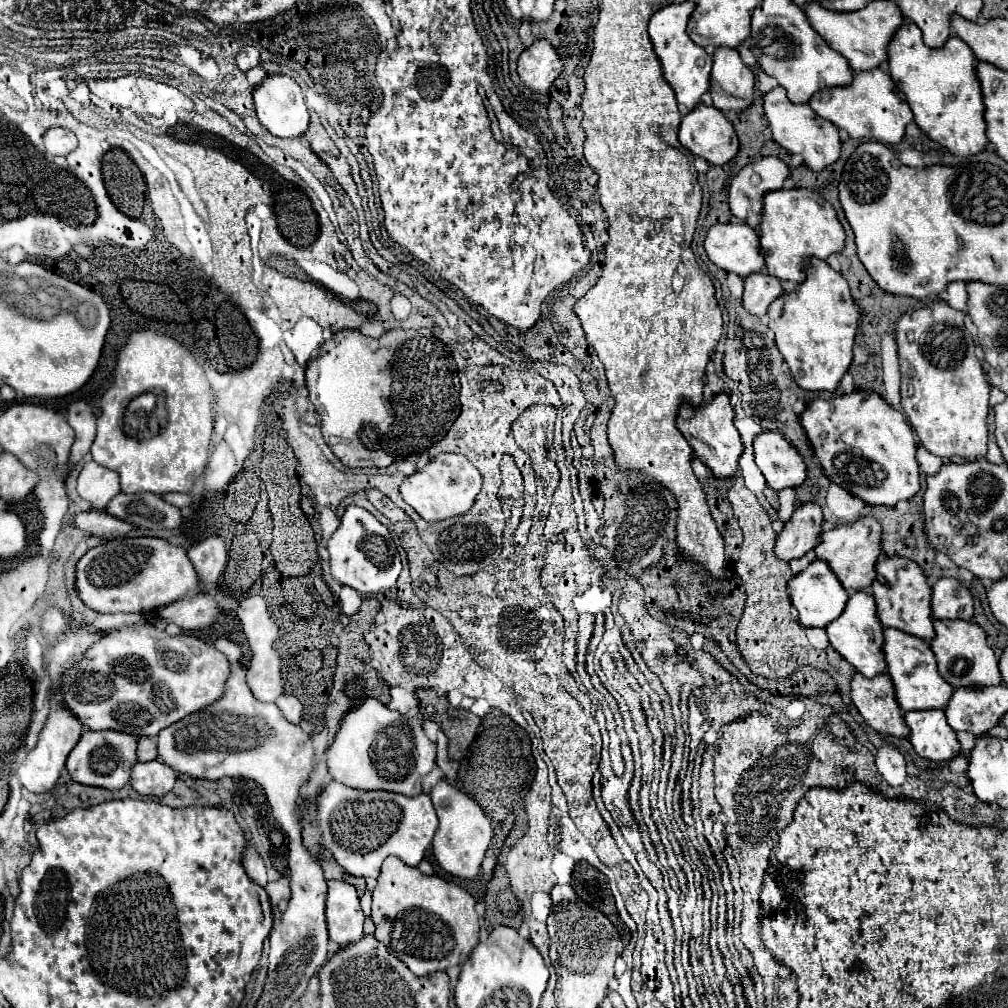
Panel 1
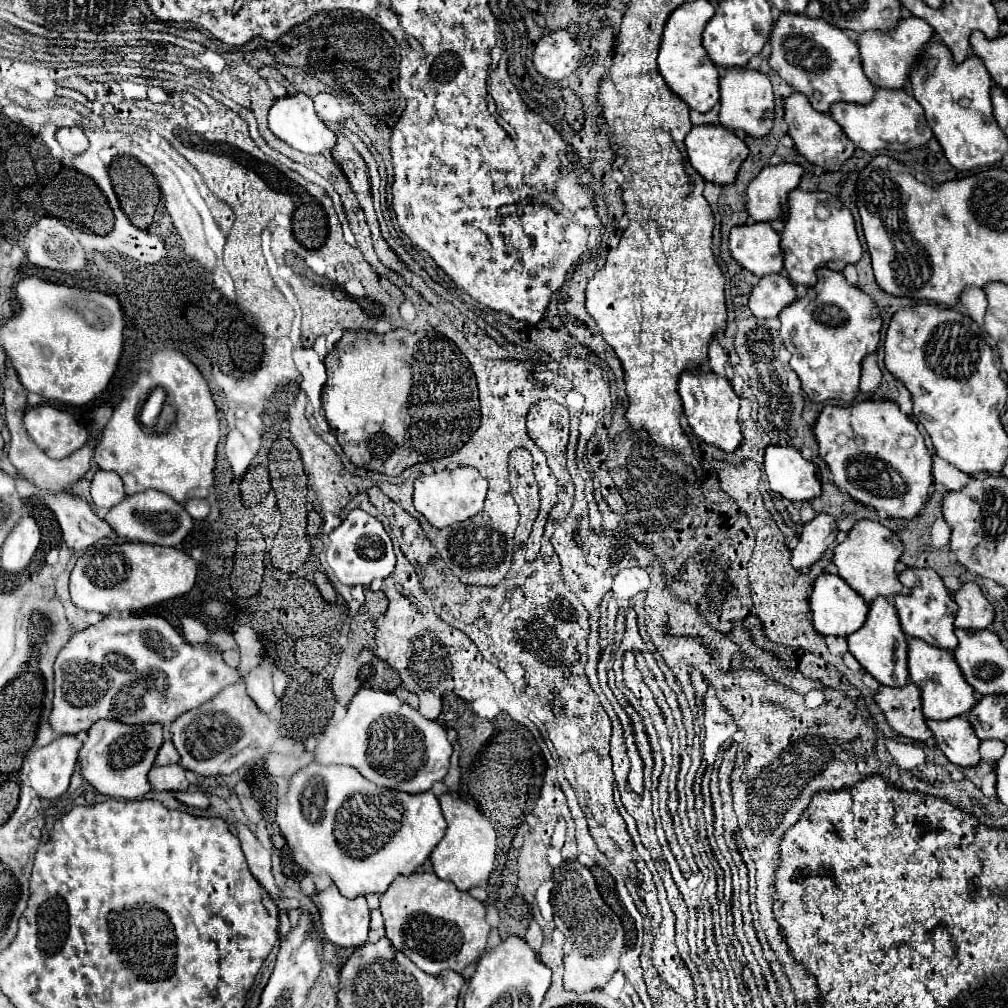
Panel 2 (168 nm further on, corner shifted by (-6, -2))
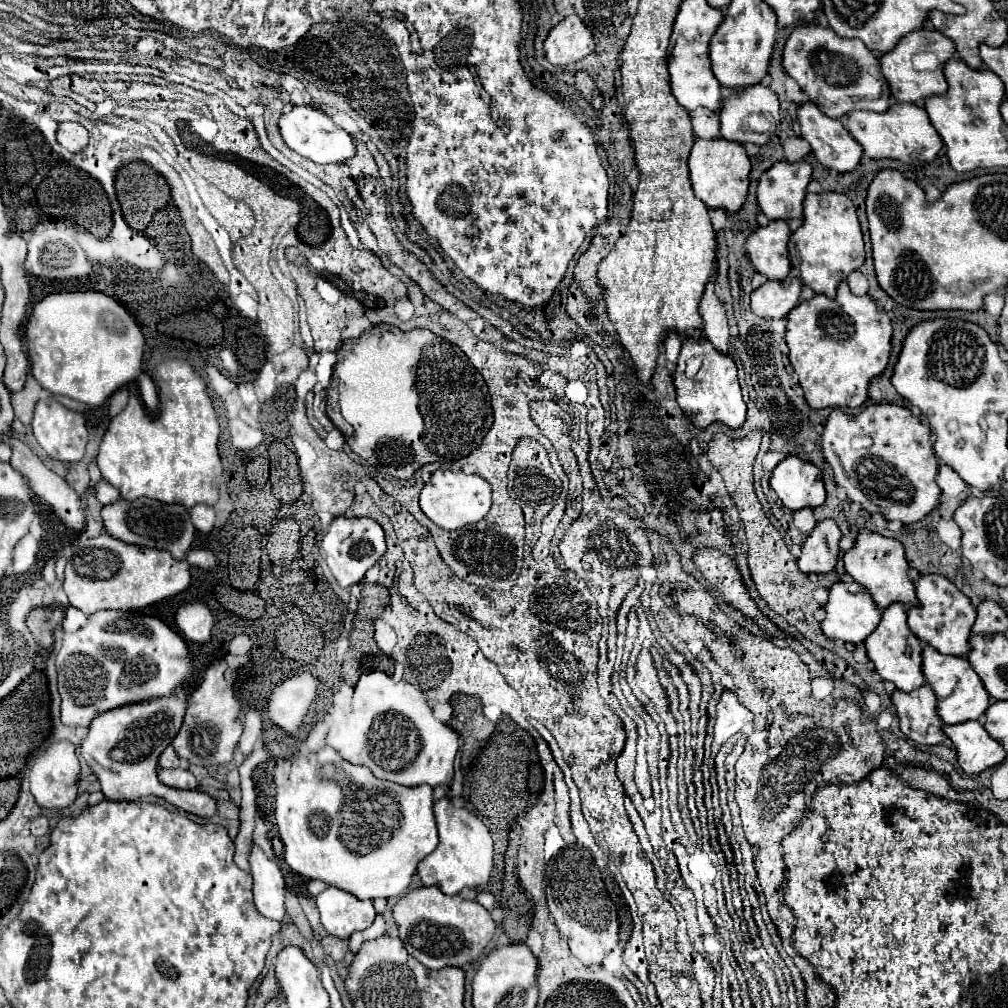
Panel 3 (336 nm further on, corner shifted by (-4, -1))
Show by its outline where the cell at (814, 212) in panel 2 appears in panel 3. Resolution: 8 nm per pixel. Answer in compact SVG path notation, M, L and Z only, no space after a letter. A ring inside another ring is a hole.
M836 192L806 194L804 224L792 234L790 244L798 250L798 256L790 256L790 260L792 266L800 272L802 284L828 298L836 296L838 284L844 282L850 272L858 270L866 258L864 236L860 230L856 208L846 194Z

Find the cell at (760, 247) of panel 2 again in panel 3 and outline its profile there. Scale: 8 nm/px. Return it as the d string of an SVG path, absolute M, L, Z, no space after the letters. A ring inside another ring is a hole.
M772 220L758 228L746 240L748 256L754 268L768 280L784 280L790 272L788 240L792 232L786 220Z

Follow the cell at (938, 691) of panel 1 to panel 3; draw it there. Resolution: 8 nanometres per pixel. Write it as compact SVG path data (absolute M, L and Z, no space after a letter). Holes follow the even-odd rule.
M926 646L922 652L922 672L938 696L938 716L944 724L960 724L968 720L980 720L984 716L986 708L990 706L990 694L966 658L944 656L936 648Z

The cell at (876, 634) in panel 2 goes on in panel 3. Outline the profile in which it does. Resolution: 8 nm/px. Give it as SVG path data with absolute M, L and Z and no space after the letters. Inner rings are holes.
M892 604L884 610L882 622L866 638L864 644L868 650L868 658L876 666L876 672L882 676L882 680L894 682L898 690L910 692L926 682L922 676L922 642L910 632L906 624L906 608L902 604Z

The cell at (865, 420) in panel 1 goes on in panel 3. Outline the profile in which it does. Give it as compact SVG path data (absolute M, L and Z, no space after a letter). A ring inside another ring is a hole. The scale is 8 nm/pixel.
M872 404L866 406L860 414L846 414L836 408L832 410L824 426L822 452L834 472L836 484L846 488L846 494L852 502L860 502L868 514L882 514L886 520L914 524L932 512L932 508L938 504L938 498L942 494L940 486L936 484L940 462L934 456L930 434L932 434L930 426L924 424L920 418L912 416L912 412L906 406Z

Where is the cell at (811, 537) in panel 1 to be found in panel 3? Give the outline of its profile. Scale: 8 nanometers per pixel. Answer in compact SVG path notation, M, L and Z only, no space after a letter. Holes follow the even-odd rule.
M834 520L818 522L802 546L798 568L804 574L832 572L840 554L840 548L838 548L840 538L842 538L842 532Z

